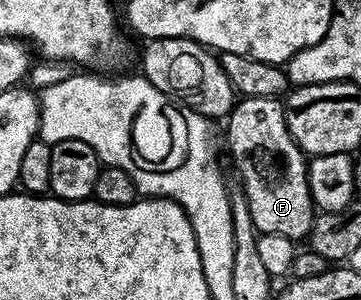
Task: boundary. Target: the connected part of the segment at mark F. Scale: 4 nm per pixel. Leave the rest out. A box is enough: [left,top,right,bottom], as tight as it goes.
[227,97,315,243]

